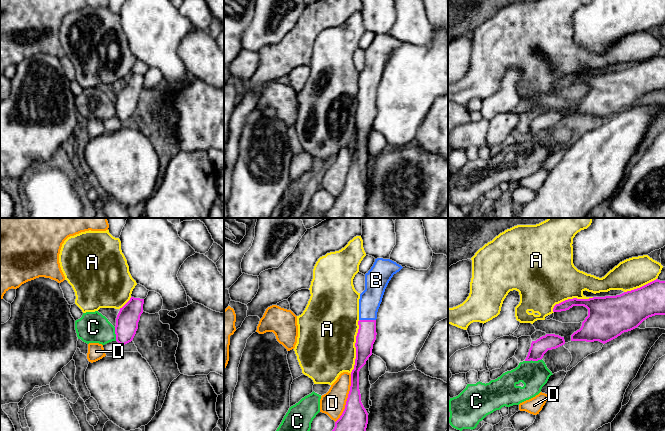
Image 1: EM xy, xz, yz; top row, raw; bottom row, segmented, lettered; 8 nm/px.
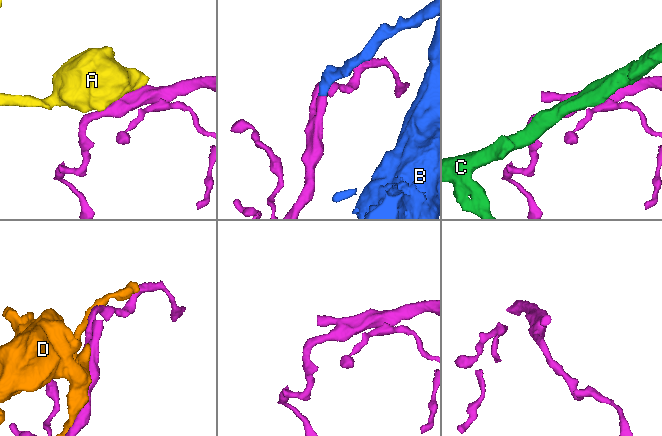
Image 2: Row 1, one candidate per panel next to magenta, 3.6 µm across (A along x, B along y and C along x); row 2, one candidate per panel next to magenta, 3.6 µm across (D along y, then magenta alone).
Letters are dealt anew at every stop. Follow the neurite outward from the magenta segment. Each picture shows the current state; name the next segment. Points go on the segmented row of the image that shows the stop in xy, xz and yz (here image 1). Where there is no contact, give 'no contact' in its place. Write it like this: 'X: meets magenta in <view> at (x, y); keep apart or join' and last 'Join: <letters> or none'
A: meets magenta in xz at (355, 346); keep apart
B: meets magenta in xz at (367, 320); join
C: meets magenta in yz at (533, 360); keep apart
D: meets magenta in xz at (347, 398); keep apart
Join: B

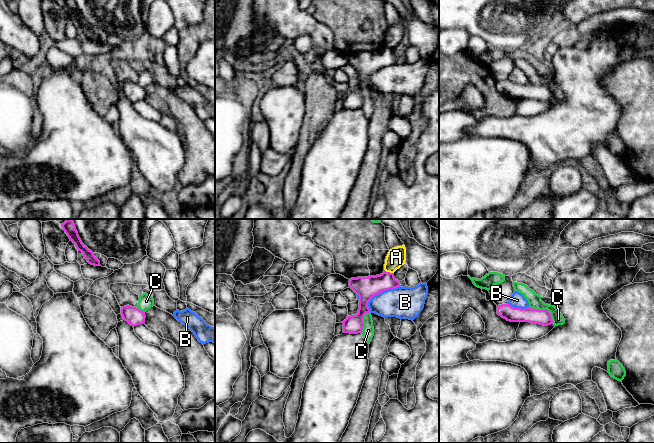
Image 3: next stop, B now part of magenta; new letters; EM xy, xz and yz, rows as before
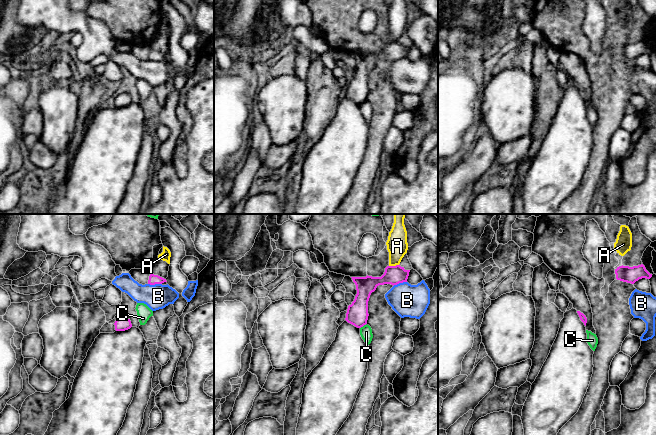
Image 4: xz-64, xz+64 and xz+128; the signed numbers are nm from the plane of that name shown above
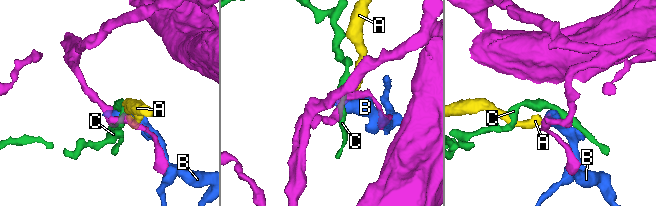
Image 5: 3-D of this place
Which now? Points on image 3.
A: meets magenta in xz at (389, 272); keep apart
B: meets magenta in xz at (378, 293); keep apart
C: meets magenta in yz at (545, 309); keep apart
Join: none

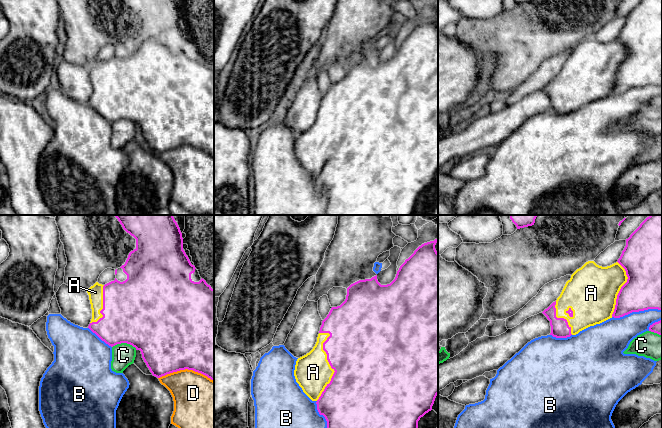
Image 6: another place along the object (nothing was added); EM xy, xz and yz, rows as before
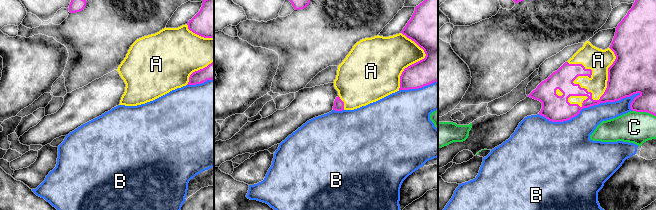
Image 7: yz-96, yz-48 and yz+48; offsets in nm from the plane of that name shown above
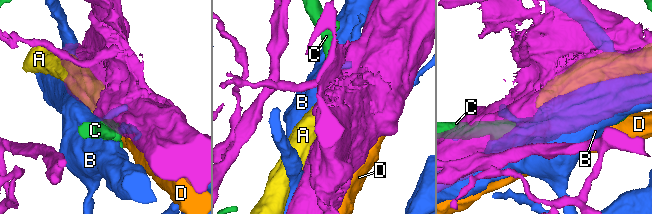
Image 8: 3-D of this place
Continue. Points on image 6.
A: meets magenta in xz at (330, 365); join
B: meets magenta in yz at (636, 311); keep apart
C: meets magenta in xy at (124, 342); keep apart
D: meets magenta in xy at (186, 368); keep apart
Join: A

